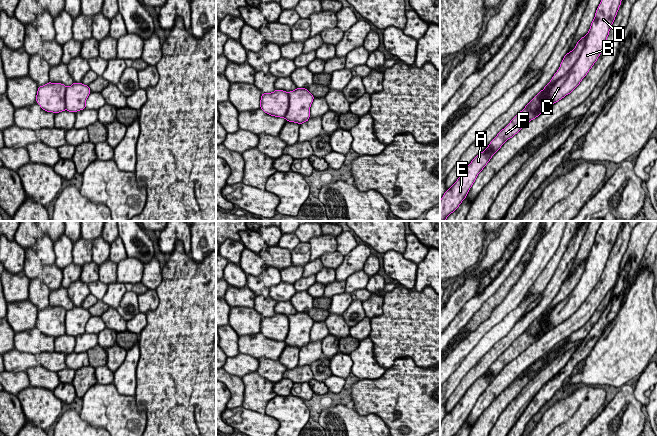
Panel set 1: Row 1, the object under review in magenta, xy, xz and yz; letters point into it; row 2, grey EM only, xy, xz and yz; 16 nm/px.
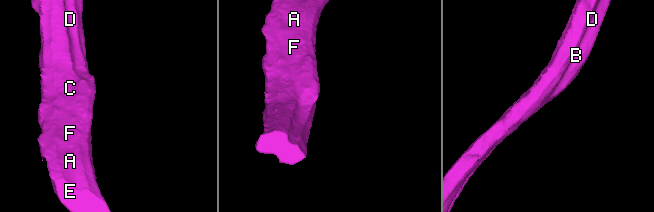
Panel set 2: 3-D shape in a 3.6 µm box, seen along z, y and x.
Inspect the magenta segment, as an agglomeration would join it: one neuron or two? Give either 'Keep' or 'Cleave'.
Cleave

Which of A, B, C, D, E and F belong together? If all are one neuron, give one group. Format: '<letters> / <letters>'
A E / B C D F

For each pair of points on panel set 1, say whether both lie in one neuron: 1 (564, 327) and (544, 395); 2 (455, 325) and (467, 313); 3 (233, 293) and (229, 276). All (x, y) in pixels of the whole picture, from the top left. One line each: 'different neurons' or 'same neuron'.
1: different neurons
2: same neuron
3: different neurons

